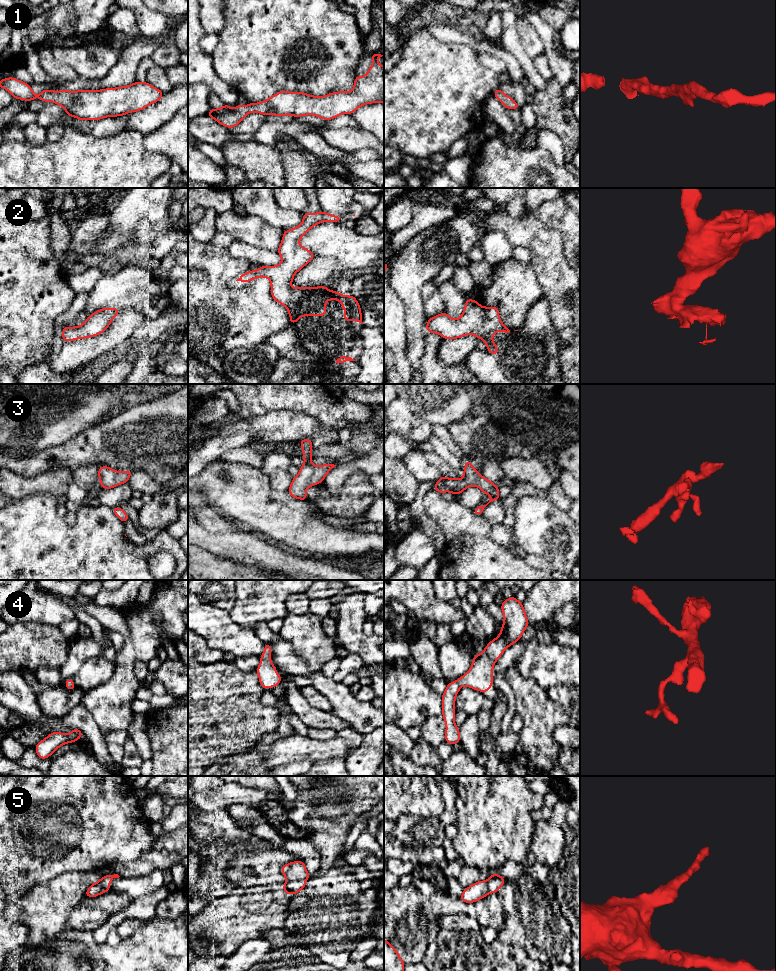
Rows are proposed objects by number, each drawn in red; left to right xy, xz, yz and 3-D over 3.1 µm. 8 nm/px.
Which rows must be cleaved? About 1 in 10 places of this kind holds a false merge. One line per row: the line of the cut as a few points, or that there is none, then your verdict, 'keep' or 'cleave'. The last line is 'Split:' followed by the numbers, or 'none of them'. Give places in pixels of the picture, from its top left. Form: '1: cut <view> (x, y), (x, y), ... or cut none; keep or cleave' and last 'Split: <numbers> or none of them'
1: cut none; keep
2: cut none; keep
3: cut none; keep
4: cut none; keep
5: cut none; keep
Split: none of them

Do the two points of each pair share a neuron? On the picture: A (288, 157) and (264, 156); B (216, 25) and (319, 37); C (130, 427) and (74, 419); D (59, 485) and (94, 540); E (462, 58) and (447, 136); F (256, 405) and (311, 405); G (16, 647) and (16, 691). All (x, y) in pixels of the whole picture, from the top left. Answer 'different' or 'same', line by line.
A: different
B: different
C: different
D: different
E: same
F: same
G: different

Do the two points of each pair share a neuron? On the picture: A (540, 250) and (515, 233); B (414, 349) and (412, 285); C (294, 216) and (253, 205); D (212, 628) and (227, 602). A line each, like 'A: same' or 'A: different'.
A: same
B: same
C: same
D: different

